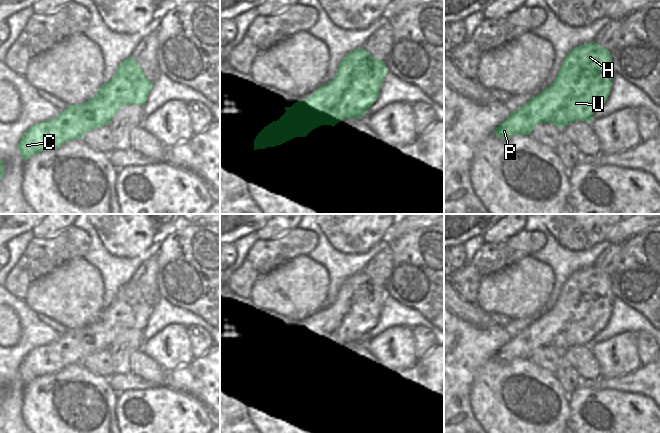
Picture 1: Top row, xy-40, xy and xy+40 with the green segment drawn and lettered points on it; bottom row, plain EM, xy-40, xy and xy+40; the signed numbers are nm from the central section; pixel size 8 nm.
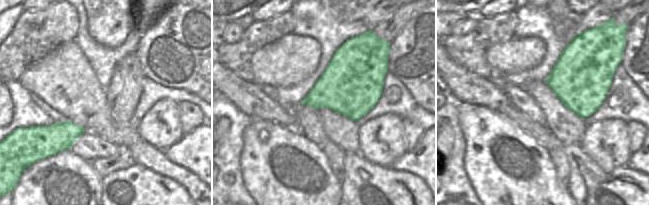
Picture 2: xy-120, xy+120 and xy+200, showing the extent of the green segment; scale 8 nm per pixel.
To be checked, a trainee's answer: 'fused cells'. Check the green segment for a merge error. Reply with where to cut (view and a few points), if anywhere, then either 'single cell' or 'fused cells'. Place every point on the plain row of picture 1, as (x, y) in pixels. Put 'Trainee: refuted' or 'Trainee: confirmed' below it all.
no cut; single cell
Trainee: refuted

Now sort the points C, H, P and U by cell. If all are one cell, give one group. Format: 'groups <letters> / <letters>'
groups C H P U

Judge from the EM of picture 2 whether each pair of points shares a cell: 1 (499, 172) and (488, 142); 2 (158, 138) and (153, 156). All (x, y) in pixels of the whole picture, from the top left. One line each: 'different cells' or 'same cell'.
1: same cell
2: different cells

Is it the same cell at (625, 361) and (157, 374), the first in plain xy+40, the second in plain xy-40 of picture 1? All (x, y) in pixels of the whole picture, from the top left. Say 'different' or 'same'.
different

